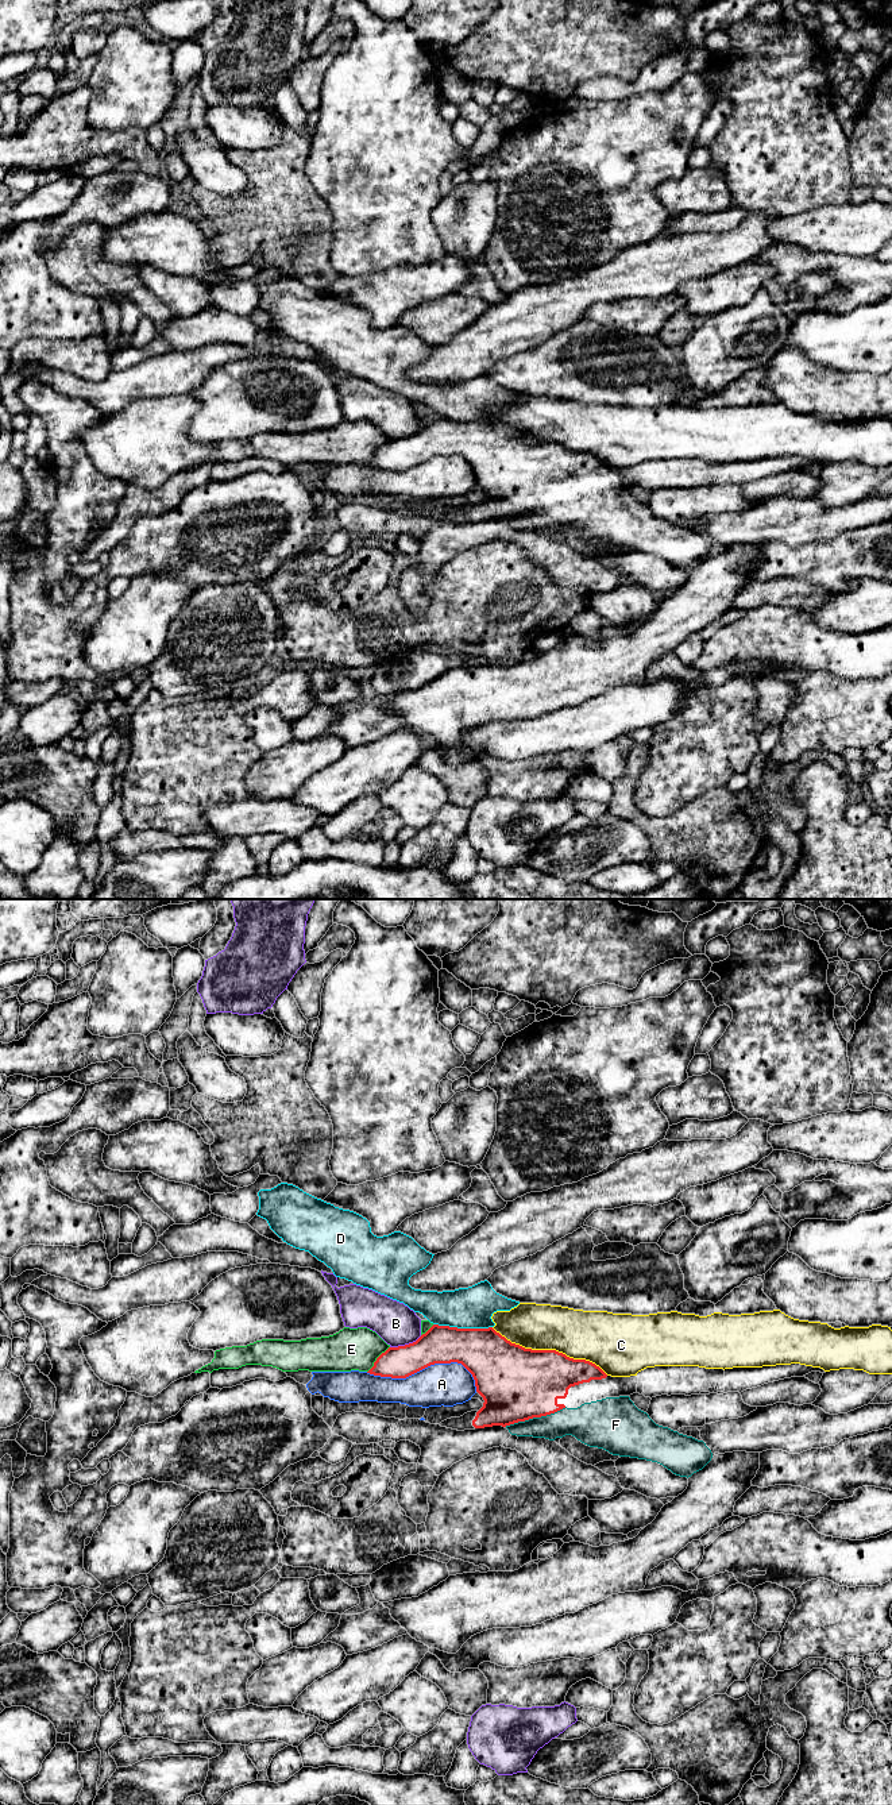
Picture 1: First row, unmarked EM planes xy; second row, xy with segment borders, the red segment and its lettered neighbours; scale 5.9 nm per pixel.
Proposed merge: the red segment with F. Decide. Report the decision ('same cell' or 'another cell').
same cell

